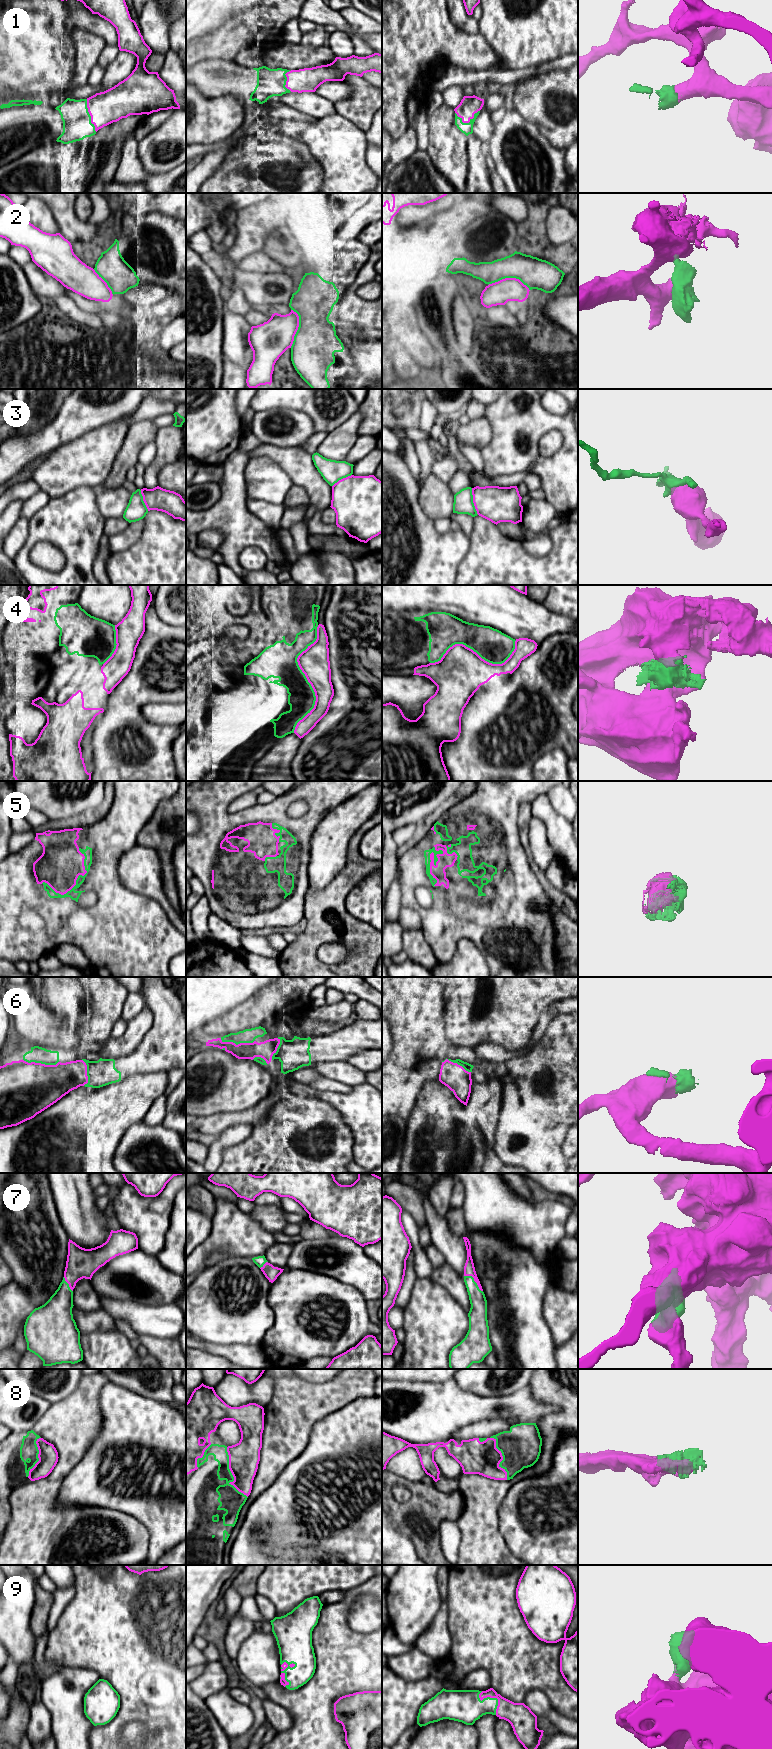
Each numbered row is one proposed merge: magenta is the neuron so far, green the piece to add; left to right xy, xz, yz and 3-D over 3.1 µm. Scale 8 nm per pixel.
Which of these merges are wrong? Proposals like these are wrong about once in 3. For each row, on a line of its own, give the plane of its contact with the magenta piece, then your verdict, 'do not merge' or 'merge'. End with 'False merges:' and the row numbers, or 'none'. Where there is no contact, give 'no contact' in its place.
1: xy | merge
2: yz | do not merge
3: yz | do not merge
4: xz | do not merge
5: yz | merge
6: xy | merge
7: yz | merge
8: xz | merge
9: yz | merge
False merges: 2, 3, 4

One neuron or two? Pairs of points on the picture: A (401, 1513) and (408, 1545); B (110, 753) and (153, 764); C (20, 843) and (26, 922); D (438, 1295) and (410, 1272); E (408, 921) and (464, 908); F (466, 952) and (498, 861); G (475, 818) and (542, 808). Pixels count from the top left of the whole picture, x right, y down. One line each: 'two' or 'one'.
A: two
B: one
C: two
D: two
E: two
F: two
G: two

